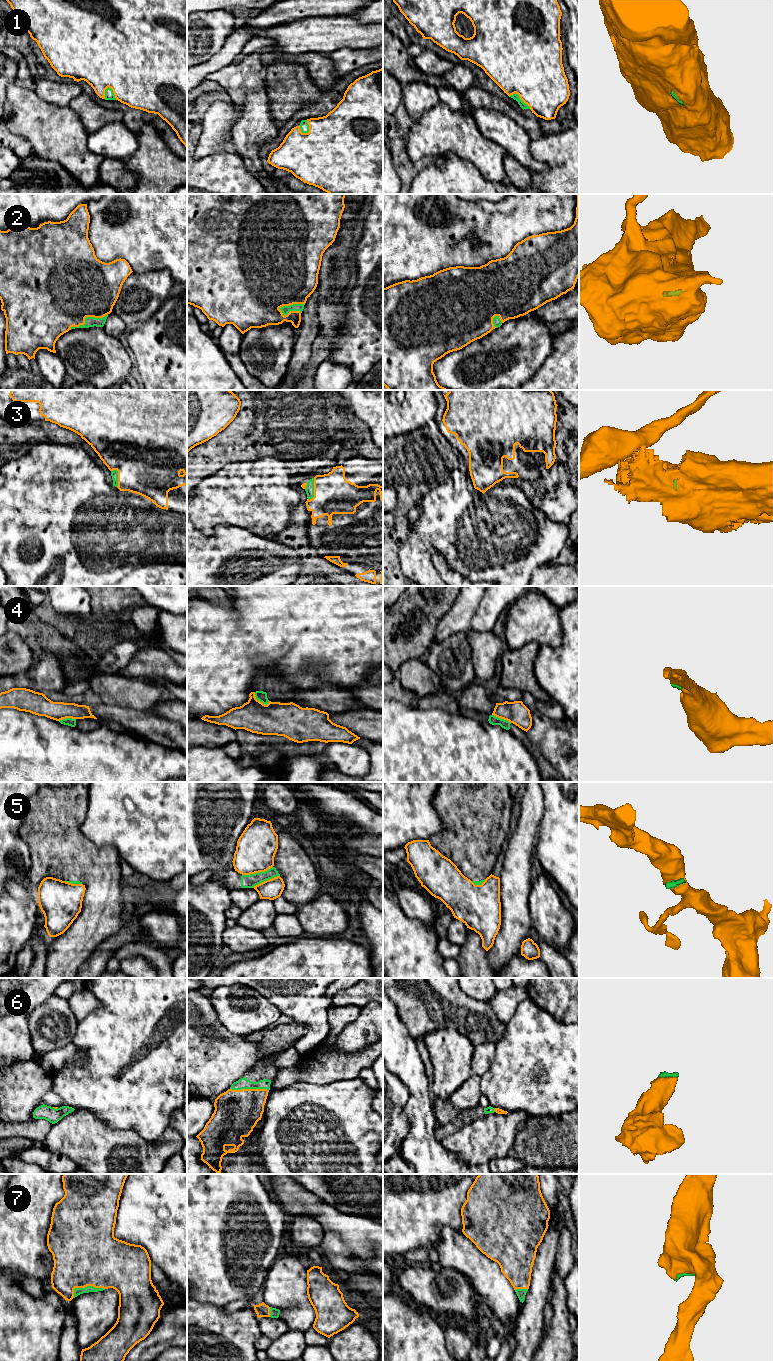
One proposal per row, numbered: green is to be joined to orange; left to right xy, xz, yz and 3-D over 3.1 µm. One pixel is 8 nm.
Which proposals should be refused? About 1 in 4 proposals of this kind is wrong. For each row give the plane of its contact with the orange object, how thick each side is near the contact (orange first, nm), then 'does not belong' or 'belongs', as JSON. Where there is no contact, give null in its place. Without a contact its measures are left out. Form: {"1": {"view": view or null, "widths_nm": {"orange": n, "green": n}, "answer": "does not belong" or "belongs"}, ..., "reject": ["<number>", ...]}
{"1": {"view": "xy", "widths_nm": {"orange": 500, "green": 80}, "answer": "belongs"}, "2": {"view": "xz", "widths_nm": {"orange": 500, "green": 70}, "answer": "belongs"}, "3": {"view": "xz", "widths_nm": {"orange": 320, "green": 70}, "answer": "belongs"}, "4": {"view": "xz", "widths_nm": {"orange": 280, "green": 80}, "answer": "does not belong"}, "5": {"view": "xz", "widths_nm": {"orange": 320, "green": 110}, "answer": "does not belong"}, "6": {"view": "xz", "widths_nm": {"orange": 360, "green": 90}, "answer": "belongs"}, "7": {"view": "xy", "widths_nm": {"orange": 500, "green": 60}, "answer": "belongs"}, "reject": ["4", "5"]}

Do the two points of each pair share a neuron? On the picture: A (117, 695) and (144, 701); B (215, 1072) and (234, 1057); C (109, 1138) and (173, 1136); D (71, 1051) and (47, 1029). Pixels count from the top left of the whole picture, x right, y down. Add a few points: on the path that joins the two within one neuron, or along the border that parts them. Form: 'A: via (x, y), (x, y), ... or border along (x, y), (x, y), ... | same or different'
A: via (124, 695), (137, 695) | same
B: via (220, 1067), (229, 1058) | same
C: via (125, 1137), (135, 1137), (149, 1149), (159, 1149) | same
D: border along (71, 1042), (44, 1054) | different

